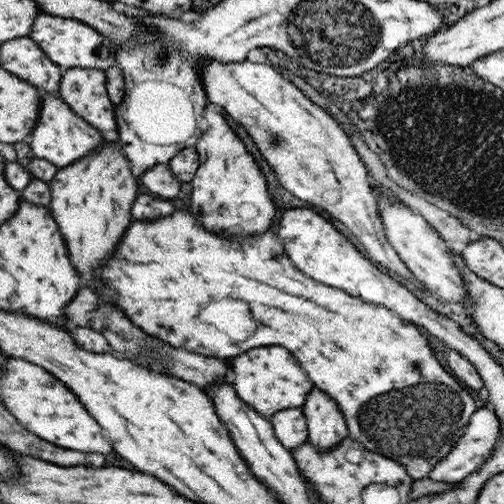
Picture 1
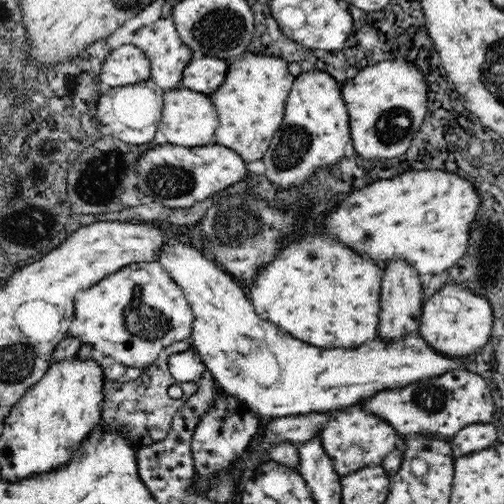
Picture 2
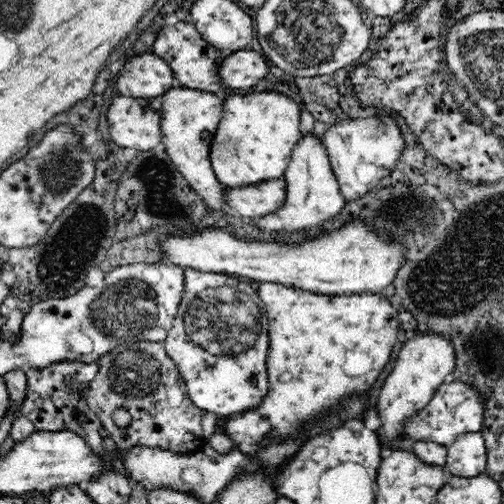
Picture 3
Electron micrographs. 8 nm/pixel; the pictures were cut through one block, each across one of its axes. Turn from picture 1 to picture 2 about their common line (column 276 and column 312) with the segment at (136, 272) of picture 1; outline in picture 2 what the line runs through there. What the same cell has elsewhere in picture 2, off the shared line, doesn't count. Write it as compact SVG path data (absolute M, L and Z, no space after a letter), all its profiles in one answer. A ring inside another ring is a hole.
M306 236L296 244L288 244L260 272L262 276L256 276L248 298L262 320L282 322L282 330L318 348L358 348L358 344L378 338L382 270L374 260L364 260L330 236ZM306 318L312 320L308 328ZM340 318L346 322L340 322Z

